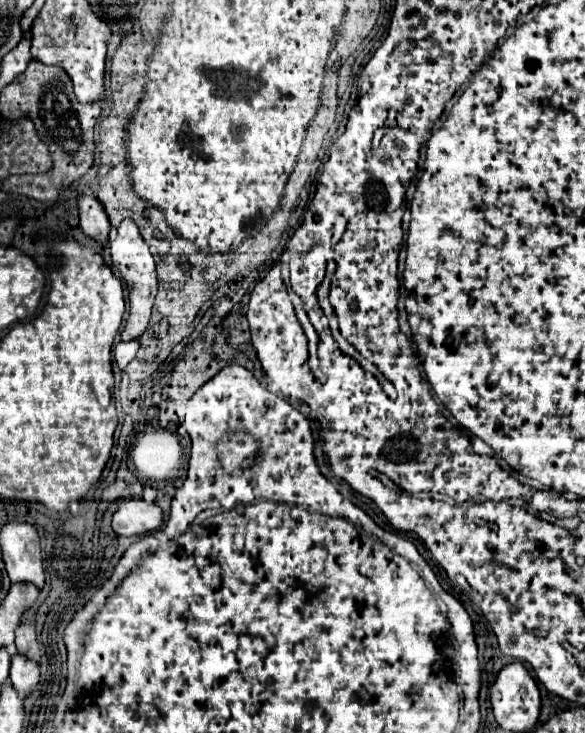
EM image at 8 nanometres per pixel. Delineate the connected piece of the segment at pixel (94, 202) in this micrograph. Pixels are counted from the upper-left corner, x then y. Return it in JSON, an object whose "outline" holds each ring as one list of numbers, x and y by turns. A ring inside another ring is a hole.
{"outline":[[79,196,79,218,83,232,101,246,105,246,109,240,111,224,103,204,95,196]]}

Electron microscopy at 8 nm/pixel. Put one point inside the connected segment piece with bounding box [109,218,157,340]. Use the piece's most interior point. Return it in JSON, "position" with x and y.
{"position":[130,255]}

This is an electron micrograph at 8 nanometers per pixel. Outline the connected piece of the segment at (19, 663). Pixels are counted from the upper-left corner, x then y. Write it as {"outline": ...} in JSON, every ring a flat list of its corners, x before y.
{"outline":[[15,654,11,660,11,684,21,694,21,698,29,696,39,684,39,668,35,662,25,660,21,654]]}

